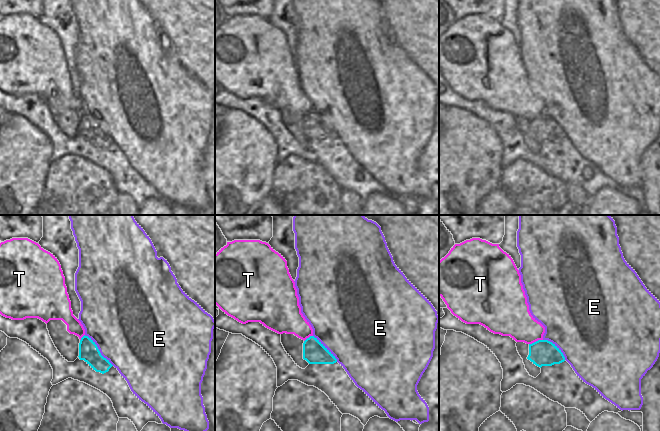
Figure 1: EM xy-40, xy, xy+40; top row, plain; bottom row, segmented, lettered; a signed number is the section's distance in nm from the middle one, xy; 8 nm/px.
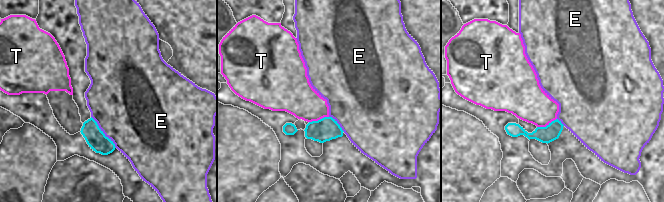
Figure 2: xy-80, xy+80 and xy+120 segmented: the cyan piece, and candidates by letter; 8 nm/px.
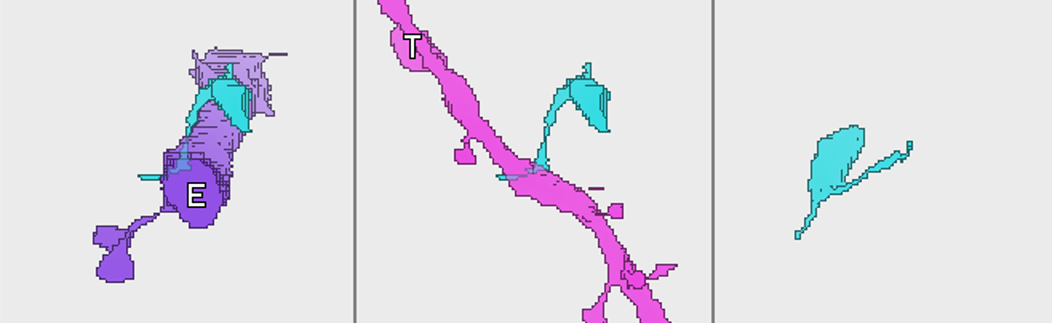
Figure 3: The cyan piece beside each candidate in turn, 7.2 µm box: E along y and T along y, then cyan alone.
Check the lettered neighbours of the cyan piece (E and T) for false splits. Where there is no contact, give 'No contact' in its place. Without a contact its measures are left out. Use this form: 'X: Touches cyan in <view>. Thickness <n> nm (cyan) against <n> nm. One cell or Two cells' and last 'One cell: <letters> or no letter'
E: Touches cyan in xy-40. Thickness 160 nm (cyan) against 480 nm. Two cells
T: Touches cyan in xy+40. Thickness 200 nm (cyan) against 280 nm. Two cells
One cell: no letter

